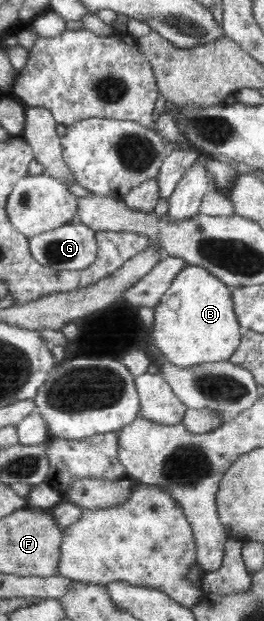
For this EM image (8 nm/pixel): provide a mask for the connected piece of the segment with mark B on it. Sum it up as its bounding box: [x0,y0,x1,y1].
[147,265,242,369]

